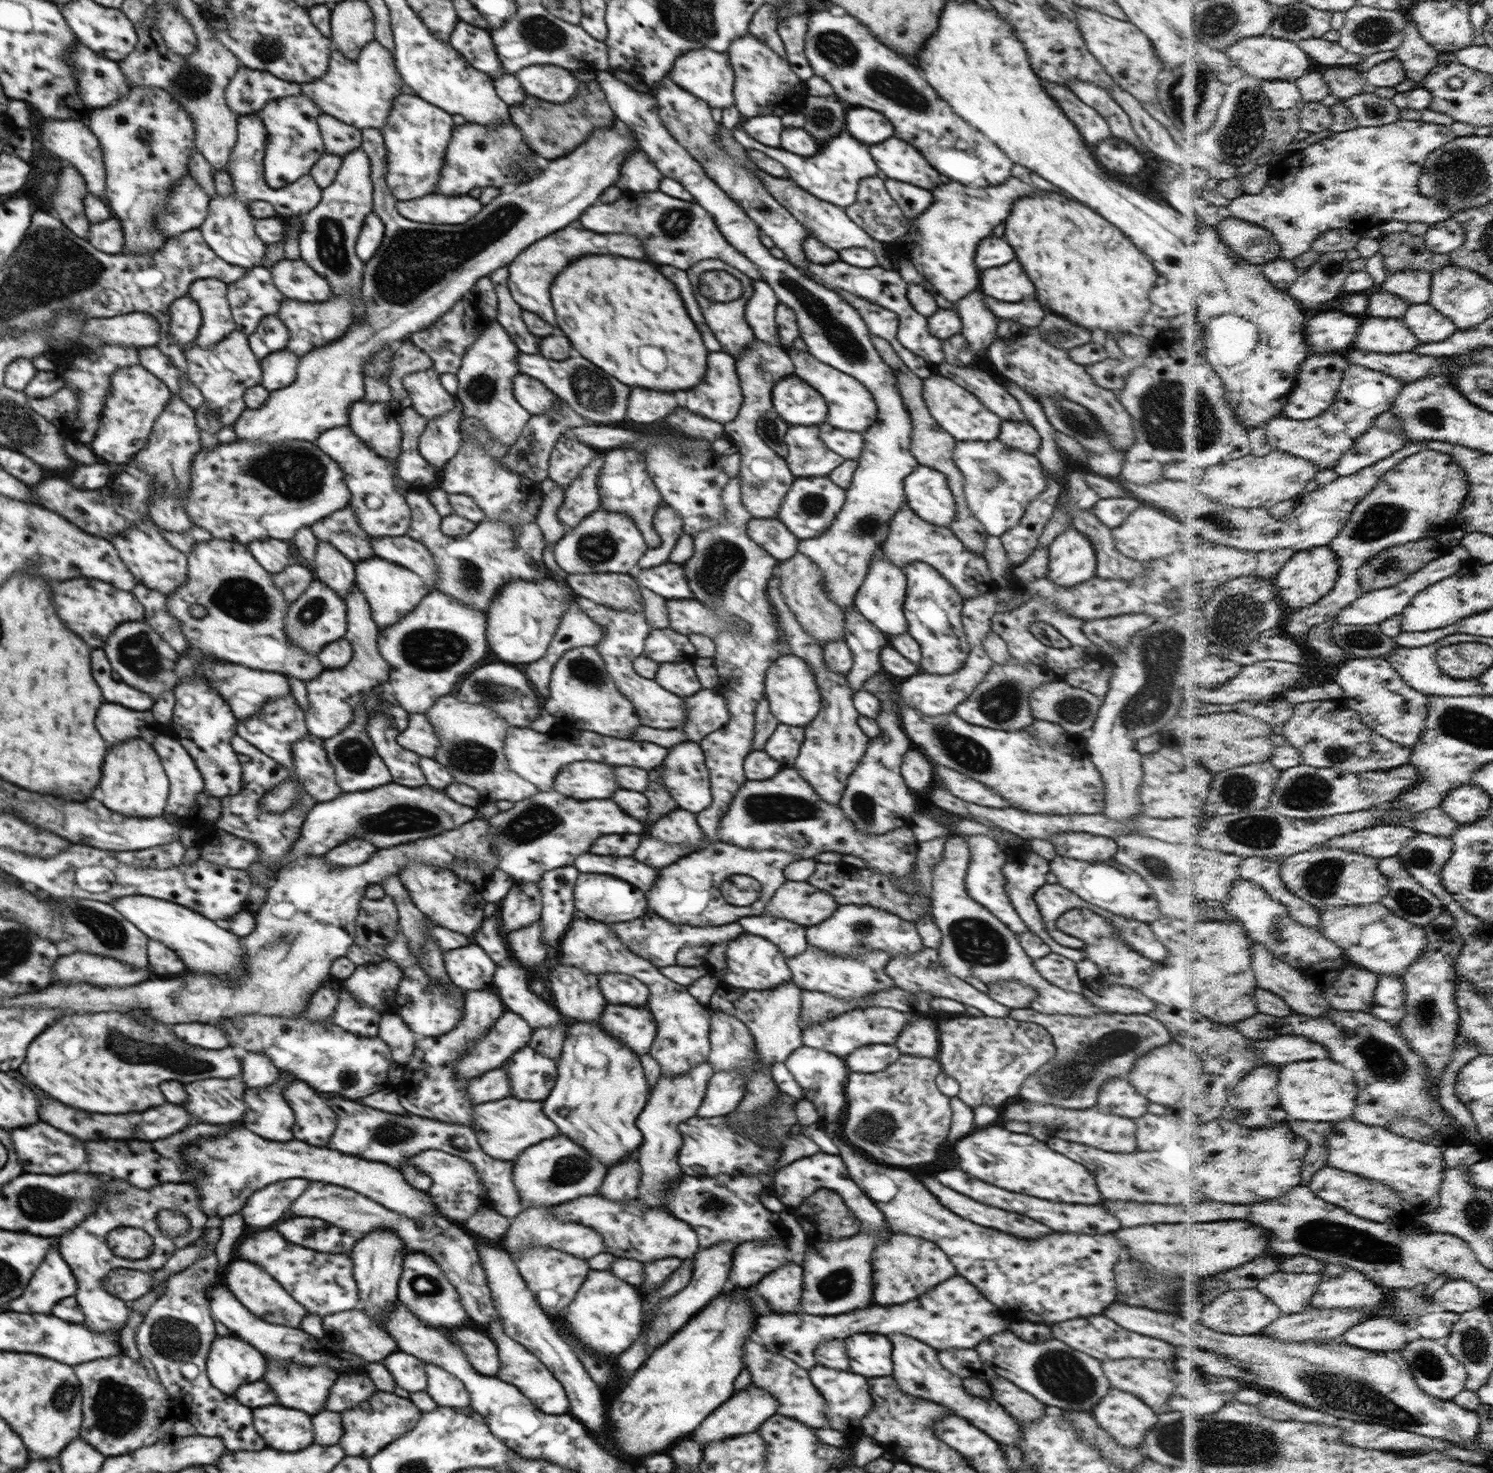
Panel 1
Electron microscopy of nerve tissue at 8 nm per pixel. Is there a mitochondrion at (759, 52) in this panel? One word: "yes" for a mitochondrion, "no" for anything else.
no

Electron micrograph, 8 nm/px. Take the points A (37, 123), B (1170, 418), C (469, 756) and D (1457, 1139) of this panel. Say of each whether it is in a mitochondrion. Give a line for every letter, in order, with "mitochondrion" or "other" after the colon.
A: other
B: mitochondrion
C: mitochondrion
D: other

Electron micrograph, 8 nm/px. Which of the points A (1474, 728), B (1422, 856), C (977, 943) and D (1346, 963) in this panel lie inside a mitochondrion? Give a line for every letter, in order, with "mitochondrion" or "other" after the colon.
A: mitochondrion
B: mitochondrion
C: mitochondrion
D: other

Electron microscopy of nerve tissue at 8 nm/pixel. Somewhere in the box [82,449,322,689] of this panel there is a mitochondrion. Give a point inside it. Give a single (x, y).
(239, 597)

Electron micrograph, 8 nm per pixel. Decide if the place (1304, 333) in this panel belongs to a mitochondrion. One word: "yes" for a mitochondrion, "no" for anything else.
no

